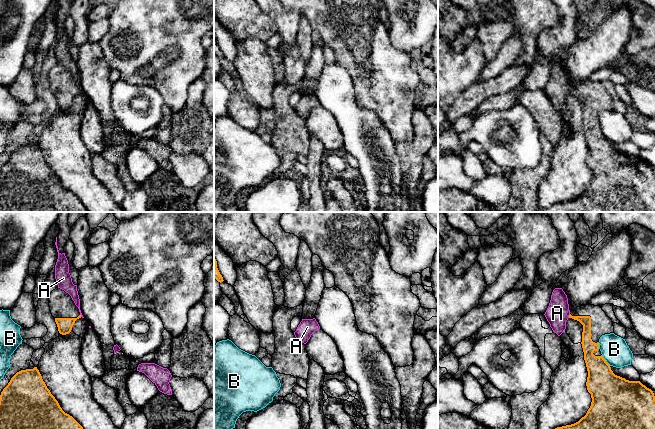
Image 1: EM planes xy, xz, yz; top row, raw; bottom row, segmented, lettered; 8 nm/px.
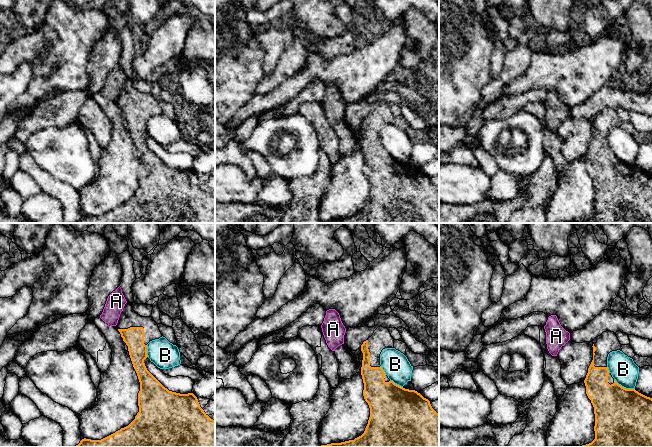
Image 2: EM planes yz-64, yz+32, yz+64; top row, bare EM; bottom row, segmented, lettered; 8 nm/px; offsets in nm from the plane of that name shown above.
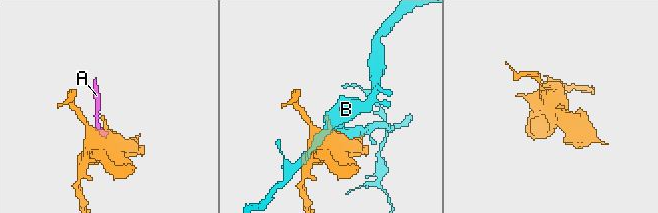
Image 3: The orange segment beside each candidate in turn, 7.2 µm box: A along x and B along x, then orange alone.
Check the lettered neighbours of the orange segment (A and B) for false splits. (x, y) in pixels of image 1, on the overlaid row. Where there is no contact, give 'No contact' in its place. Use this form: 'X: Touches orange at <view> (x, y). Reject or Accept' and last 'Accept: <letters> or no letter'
A: Touches orange at yz (569, 316). Reject
B: Touches orange at yz (605, 360). Reject
Accept: no letter

